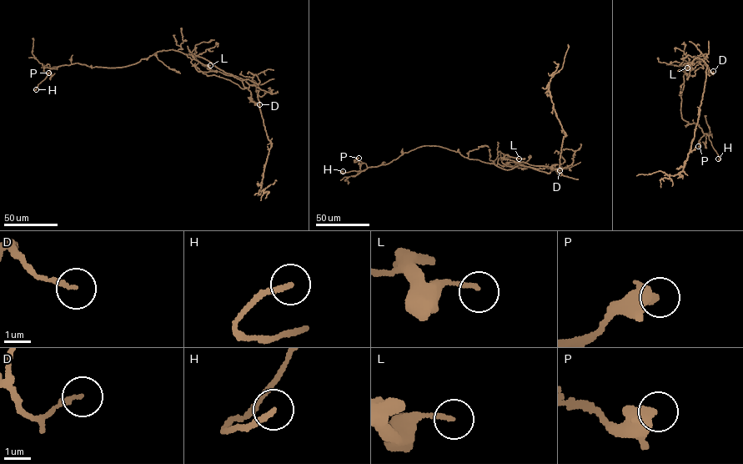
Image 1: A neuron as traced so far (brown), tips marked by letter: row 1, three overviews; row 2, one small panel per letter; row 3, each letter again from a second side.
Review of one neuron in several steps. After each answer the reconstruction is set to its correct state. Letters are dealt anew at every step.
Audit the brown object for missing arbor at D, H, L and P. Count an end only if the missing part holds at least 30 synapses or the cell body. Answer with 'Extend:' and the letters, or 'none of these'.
Extend: none of these

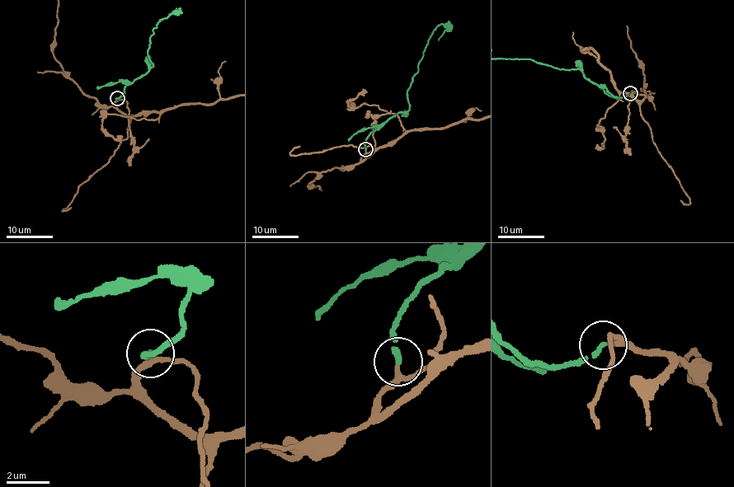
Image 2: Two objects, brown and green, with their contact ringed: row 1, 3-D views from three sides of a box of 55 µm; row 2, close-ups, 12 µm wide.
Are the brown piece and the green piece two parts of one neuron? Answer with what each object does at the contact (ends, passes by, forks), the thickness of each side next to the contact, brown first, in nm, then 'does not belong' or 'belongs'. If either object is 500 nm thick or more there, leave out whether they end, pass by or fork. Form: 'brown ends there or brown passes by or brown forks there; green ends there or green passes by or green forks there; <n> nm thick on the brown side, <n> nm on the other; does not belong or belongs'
brown passes by; green ends there; 240 nm thick on the brown side, 220 nm on the other; belongs

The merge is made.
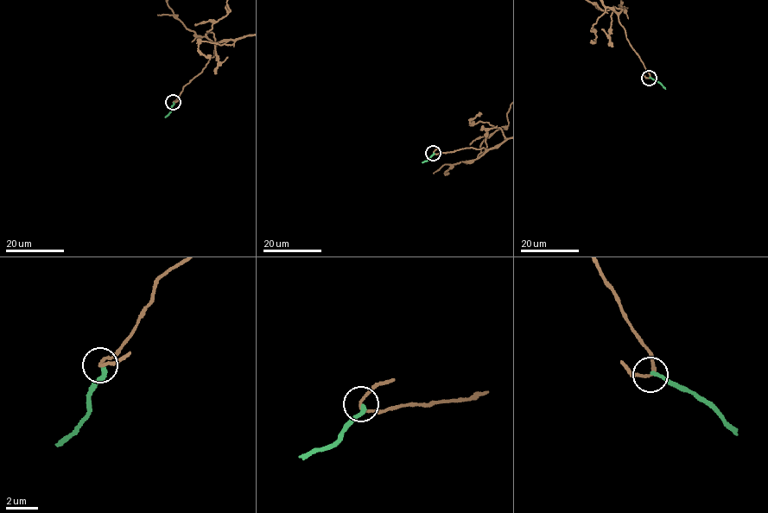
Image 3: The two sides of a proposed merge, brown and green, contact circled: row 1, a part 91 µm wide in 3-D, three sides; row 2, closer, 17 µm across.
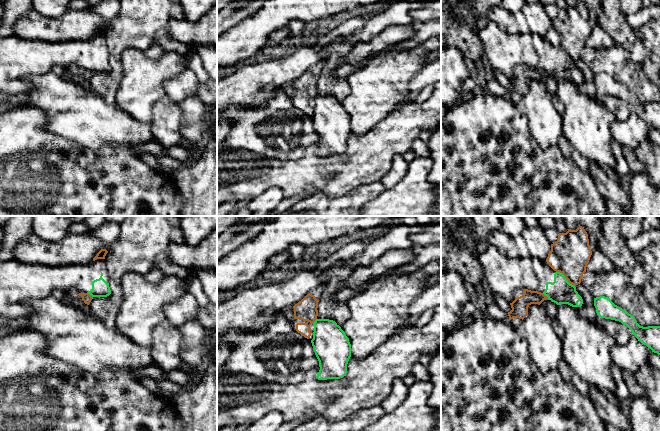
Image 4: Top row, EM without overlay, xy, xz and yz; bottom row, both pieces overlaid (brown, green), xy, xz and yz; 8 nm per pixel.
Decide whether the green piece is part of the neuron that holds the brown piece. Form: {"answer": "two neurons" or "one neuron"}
{"answer": "two neurons"}

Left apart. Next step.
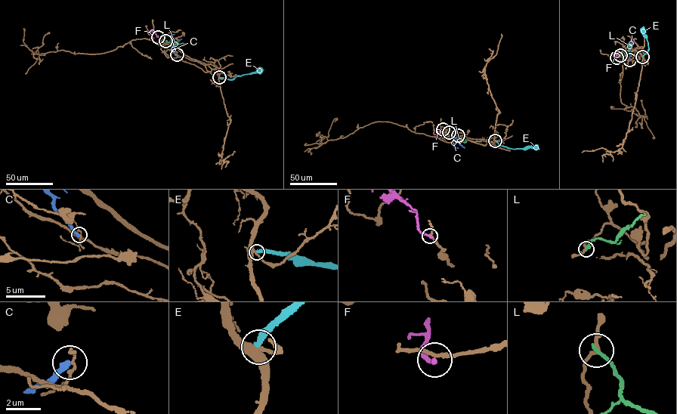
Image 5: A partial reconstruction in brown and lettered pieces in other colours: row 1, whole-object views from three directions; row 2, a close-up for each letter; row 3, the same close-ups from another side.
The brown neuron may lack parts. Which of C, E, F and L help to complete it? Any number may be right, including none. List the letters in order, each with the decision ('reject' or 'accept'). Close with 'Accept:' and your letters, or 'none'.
C: reject
E: reject
F: reject
L: reject
Accept: none

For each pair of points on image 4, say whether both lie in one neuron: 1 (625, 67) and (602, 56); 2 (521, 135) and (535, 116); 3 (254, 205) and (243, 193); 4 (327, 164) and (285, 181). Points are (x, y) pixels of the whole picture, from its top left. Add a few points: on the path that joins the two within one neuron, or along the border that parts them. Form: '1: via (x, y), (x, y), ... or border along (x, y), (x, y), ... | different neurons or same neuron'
1: via (619, 66), (613, 60), (608, 60) | same neuron
2: border along (516, 105), (526, 119), (529, 133), (540, 146) | different neurons
3: border along (263, 192), (249, 201) | different neurons
4: via (317, 168), (305, 176), (295, 177) | same neuron

